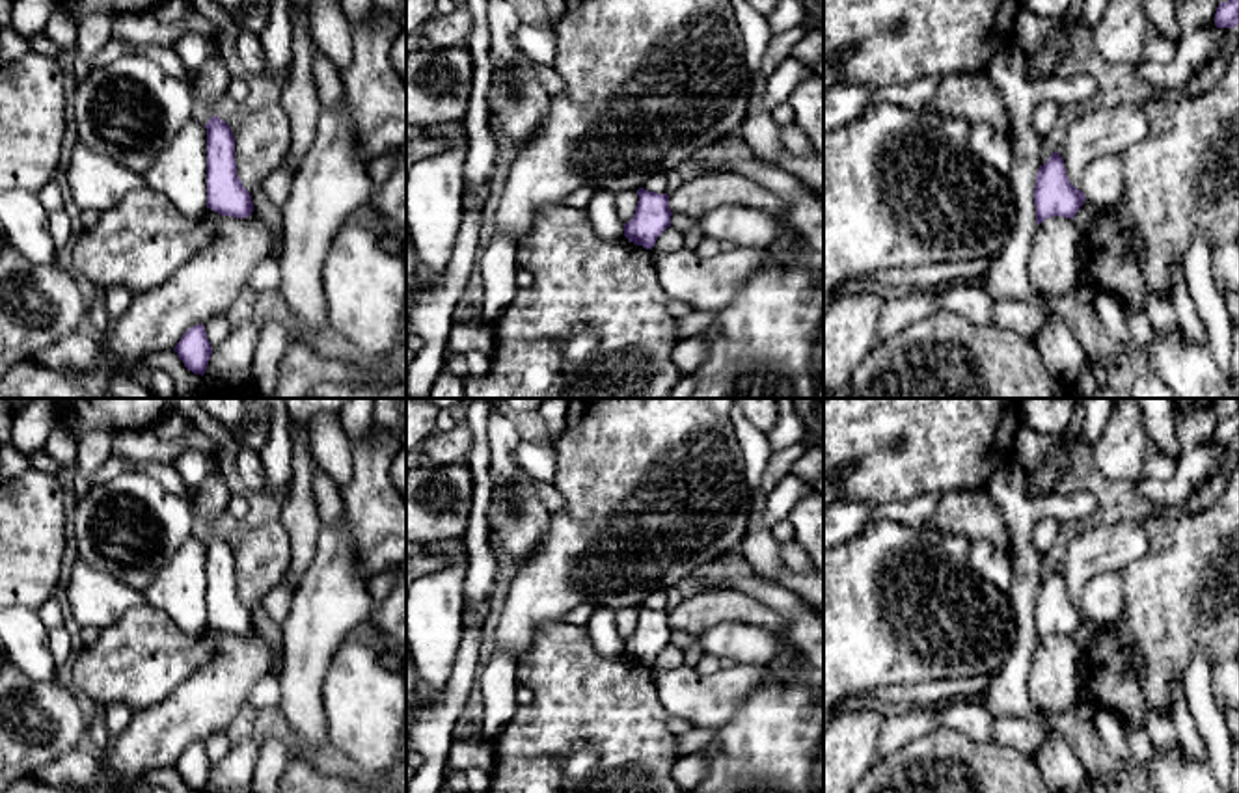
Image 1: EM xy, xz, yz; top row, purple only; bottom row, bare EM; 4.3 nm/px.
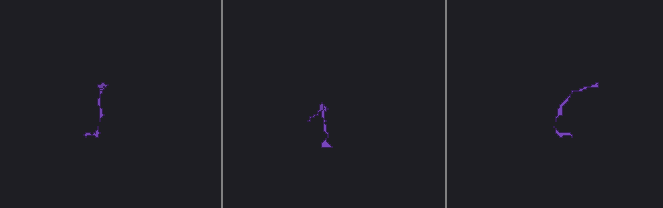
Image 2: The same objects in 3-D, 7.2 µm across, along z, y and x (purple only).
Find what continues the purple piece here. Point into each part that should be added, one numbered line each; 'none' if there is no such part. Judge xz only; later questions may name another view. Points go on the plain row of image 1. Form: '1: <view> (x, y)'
1: xz (669, 658)

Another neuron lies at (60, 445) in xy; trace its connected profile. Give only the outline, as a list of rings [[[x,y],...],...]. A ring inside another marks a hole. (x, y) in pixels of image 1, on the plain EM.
[[[60,428],[48,436],[43,452],[60,464],[61,469],[76,465],[76,439]]]

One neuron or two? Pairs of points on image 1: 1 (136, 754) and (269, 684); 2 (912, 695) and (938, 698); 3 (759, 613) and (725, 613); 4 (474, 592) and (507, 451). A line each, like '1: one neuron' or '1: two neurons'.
1: two neurons
2: one neuron
3: one neuron
4: two neurons

